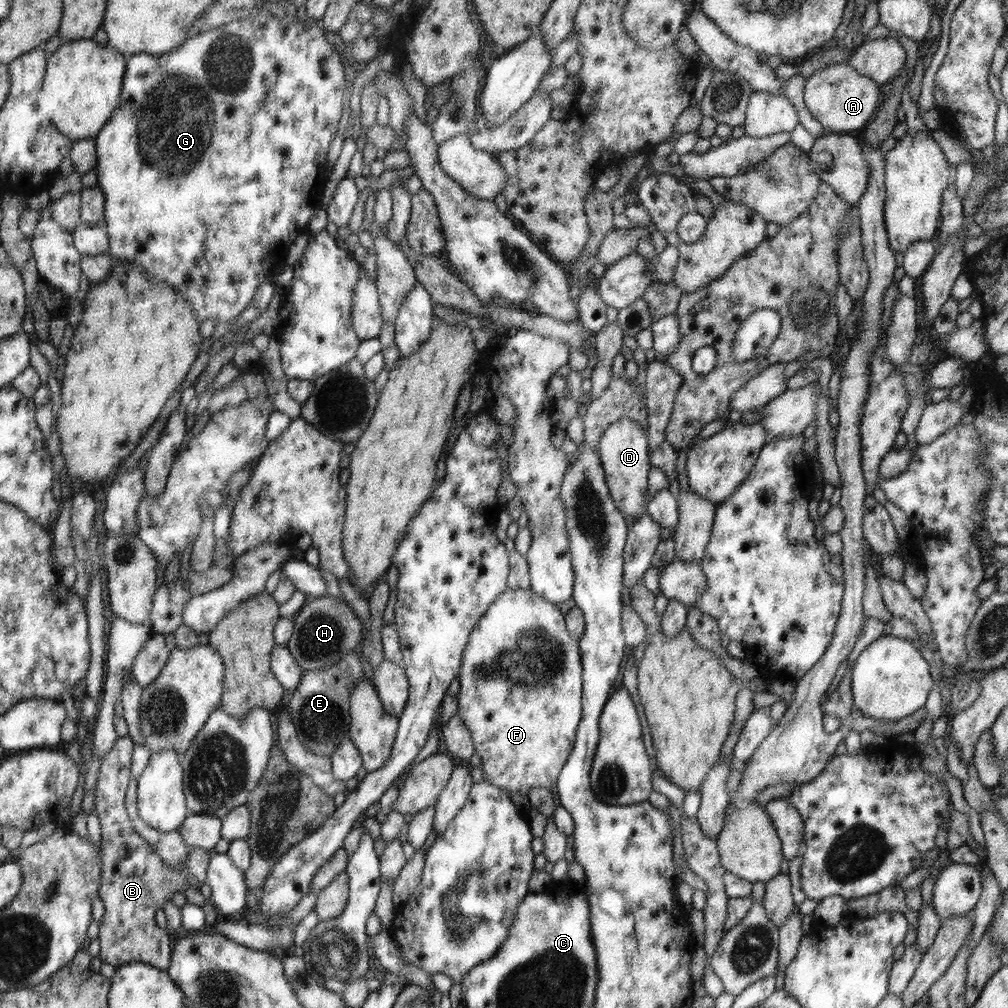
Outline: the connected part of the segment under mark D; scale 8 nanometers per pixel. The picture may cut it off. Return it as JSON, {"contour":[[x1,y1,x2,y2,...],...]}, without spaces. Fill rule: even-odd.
{"contour":[[621,418,605,428,598,442,600,450,600,460,604,460,604,472,608,472,608,489,612,488,612,499,616,501,616,508,620,513,624,513,624,517,638,517,642,512,644,497,648,491,648,473,651,469,651,448,650,438,647,436,646,430,629,418]]}

